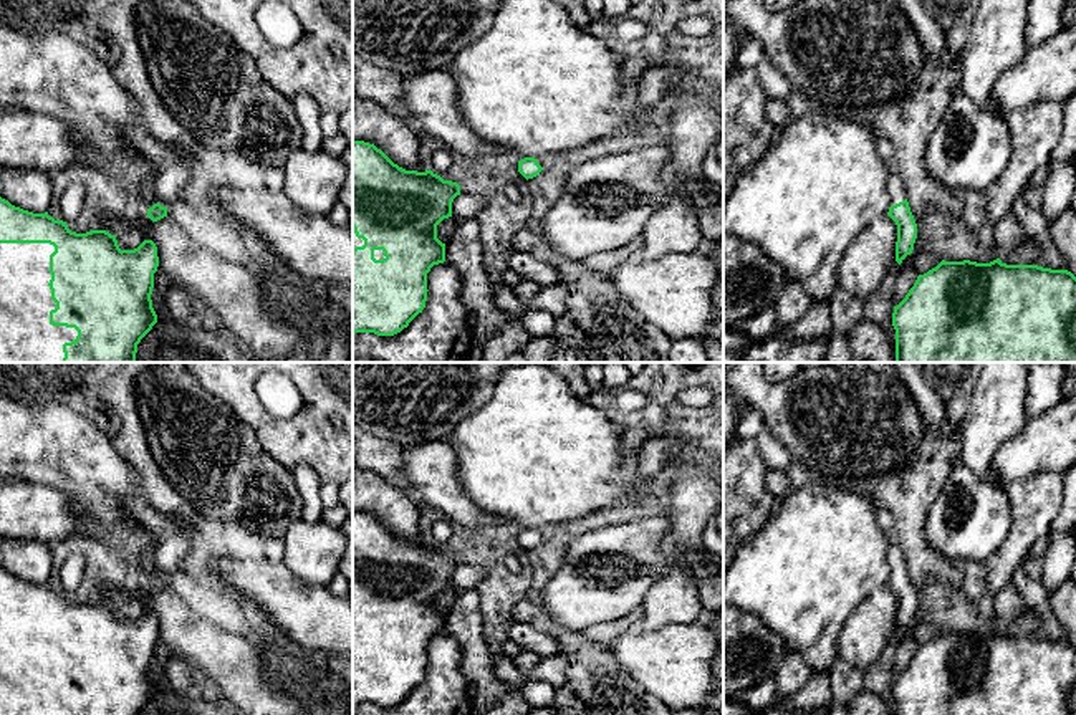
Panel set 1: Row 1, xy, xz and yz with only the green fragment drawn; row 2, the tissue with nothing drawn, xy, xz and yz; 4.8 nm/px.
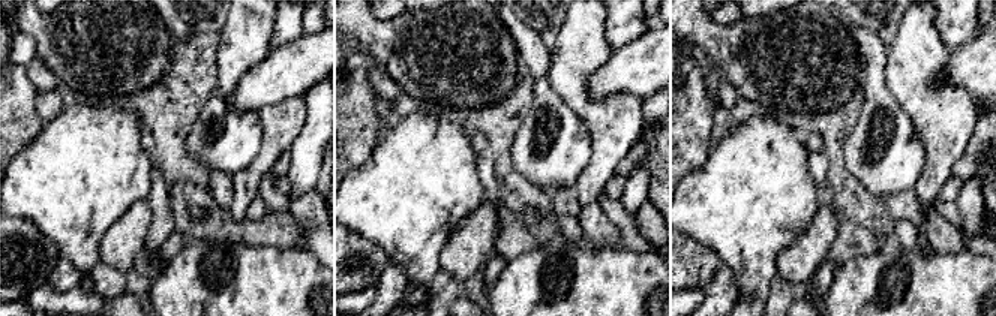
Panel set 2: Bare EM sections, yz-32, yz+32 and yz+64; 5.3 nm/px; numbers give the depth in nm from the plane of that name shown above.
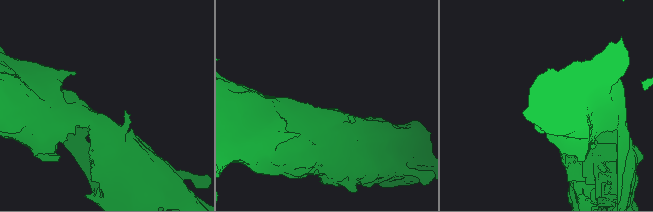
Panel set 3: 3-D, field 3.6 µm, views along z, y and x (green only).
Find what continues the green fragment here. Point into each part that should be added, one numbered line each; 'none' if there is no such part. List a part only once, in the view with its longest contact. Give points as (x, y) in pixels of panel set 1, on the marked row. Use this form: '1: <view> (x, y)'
1: xy (25, 298)

